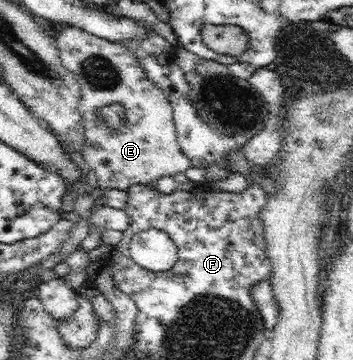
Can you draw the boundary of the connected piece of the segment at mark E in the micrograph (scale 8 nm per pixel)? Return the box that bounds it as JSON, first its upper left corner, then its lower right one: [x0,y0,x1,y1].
[52,25,194,190]

